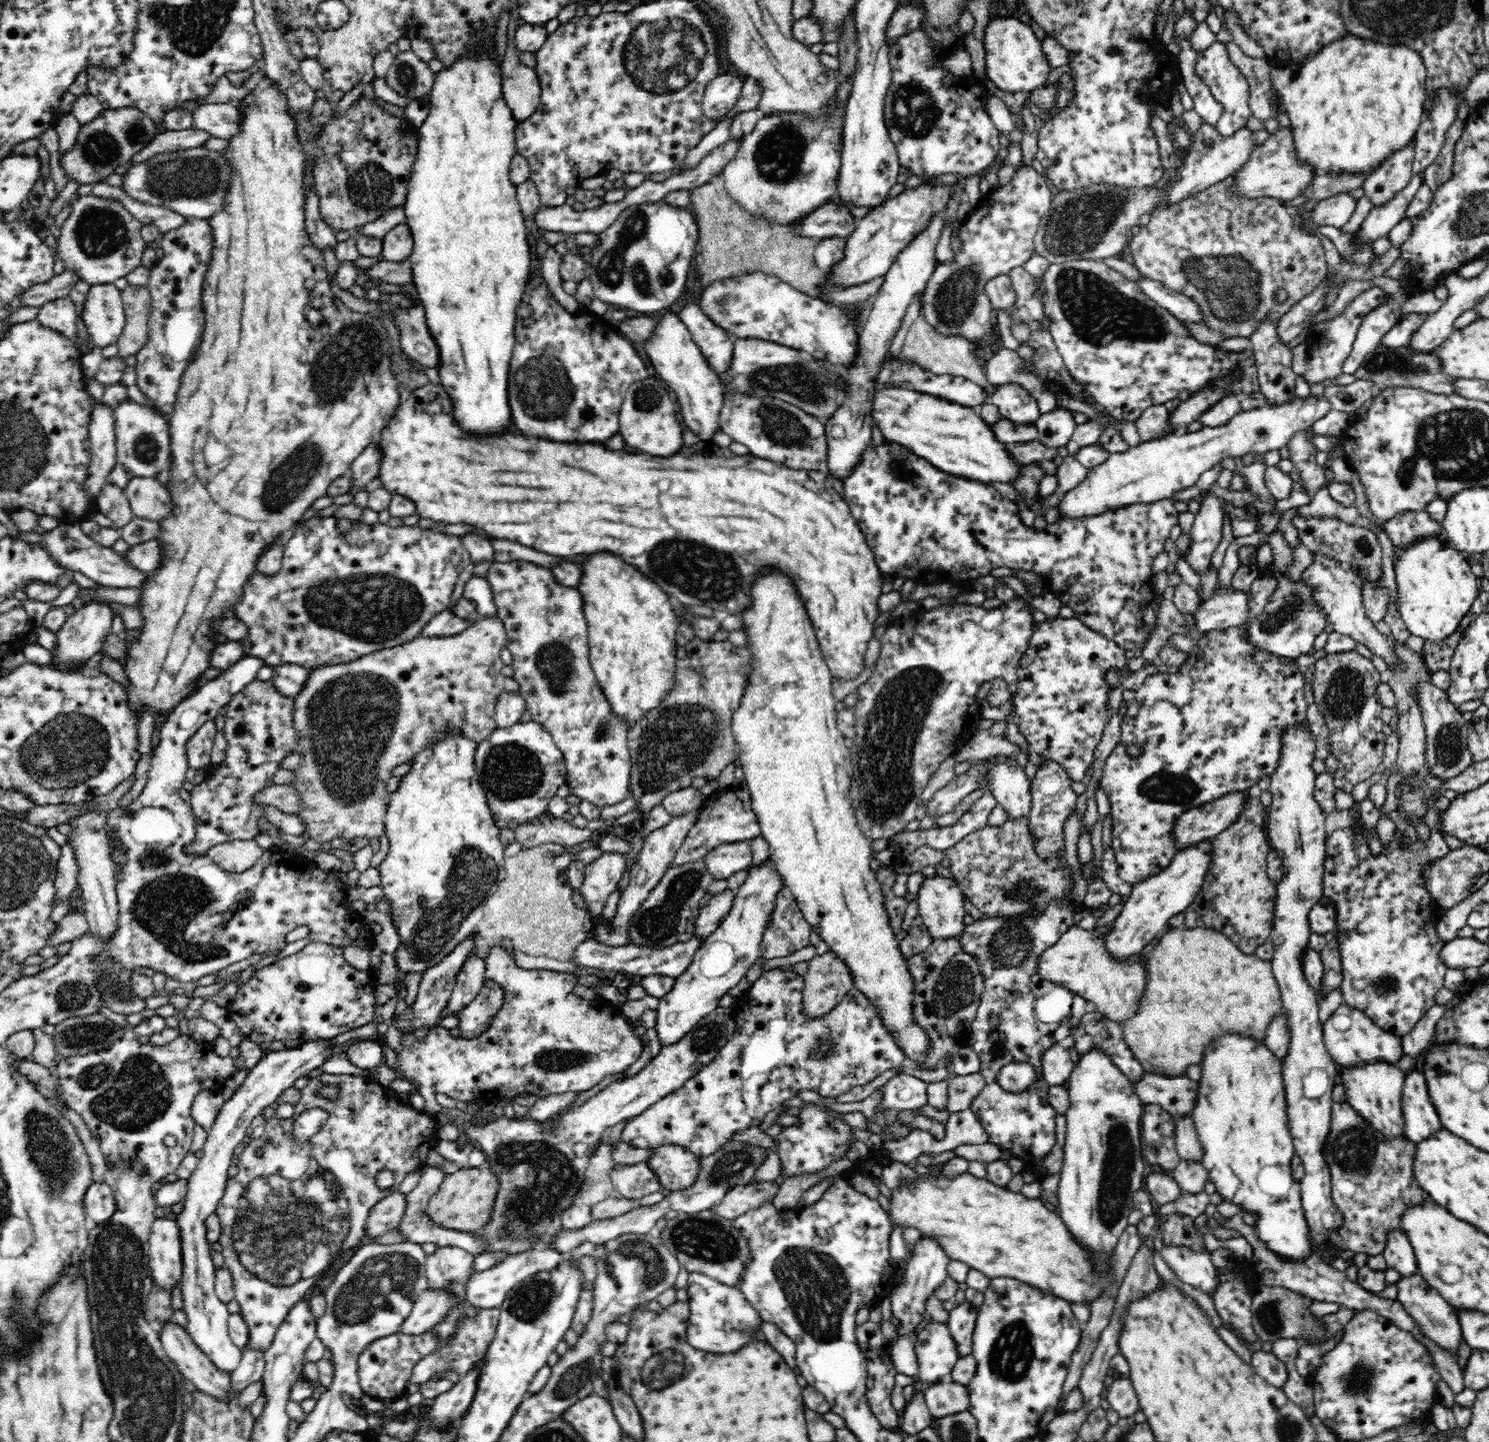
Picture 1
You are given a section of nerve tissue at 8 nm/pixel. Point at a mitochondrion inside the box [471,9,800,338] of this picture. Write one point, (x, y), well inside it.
(665, 55)

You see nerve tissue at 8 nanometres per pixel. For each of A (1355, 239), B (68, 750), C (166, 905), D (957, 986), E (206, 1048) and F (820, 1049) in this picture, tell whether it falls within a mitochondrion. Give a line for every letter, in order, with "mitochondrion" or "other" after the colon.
A: other
B: mitochondrion
C: mitochondrion
D: mitochondrion
E: other
F: mitochondrion

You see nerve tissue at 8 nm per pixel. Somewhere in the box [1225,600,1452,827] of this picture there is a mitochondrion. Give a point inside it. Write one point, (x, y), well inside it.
(1343, 698)

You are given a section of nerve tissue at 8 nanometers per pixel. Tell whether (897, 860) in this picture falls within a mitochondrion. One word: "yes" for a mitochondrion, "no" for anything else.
no

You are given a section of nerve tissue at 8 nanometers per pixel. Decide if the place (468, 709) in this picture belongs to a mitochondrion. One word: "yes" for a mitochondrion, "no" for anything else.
no

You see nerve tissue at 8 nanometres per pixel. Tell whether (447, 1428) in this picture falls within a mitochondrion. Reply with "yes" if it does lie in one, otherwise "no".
no

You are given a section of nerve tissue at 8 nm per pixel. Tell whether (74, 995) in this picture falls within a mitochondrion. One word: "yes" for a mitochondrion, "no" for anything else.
yes

